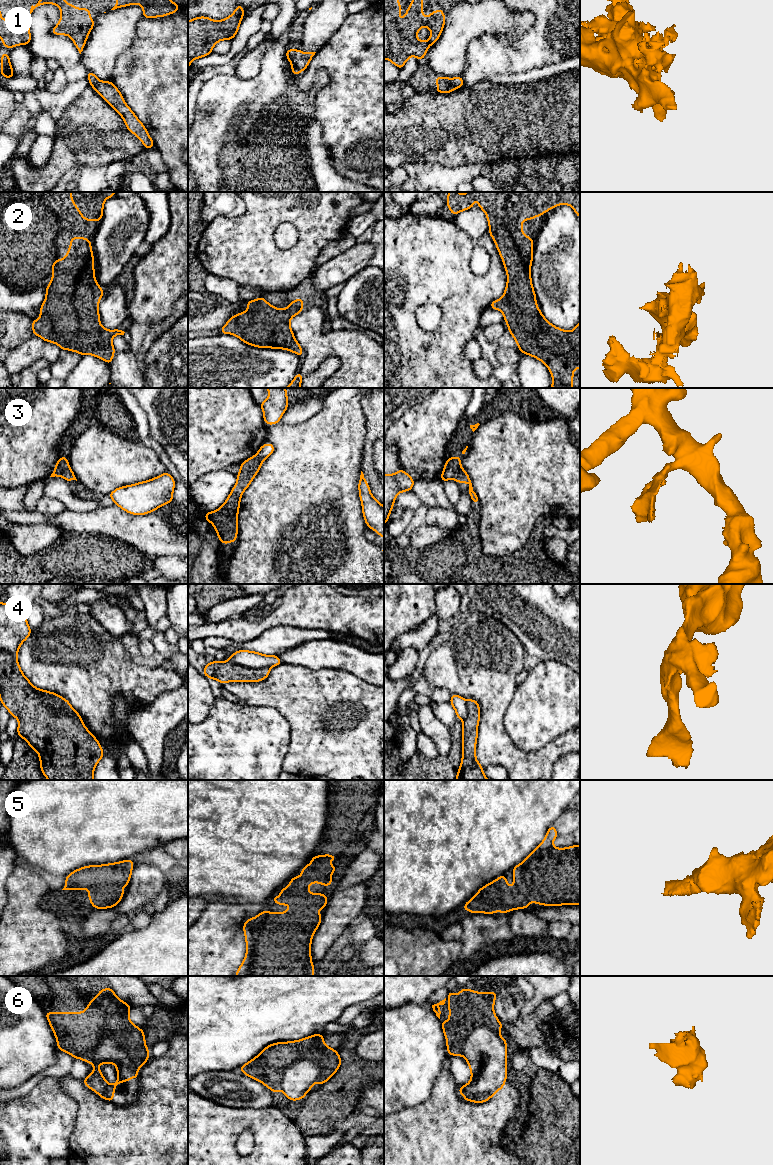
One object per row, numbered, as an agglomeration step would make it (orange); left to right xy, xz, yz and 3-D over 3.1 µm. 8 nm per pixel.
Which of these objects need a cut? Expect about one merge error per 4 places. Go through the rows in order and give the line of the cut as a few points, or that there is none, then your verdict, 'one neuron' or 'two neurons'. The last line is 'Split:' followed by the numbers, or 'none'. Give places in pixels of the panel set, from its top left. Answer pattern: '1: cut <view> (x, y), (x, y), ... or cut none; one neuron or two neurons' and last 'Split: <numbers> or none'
1: cut none; one neuron
2: cut none; one neuron
3: cut none; one neuron
4: cut xz (227, 660), (245, 667), (269, 668); two neurons
5: cut none; one neuron
6: cut none; one neuron
Split: 4

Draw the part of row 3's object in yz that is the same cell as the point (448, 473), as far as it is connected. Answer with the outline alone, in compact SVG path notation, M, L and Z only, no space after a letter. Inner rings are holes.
M459 456L448 458L448 460L445 462L445 466L443 468L440 479L442 482L454 479L458 483L468 483L469 494L472 499L472 503L480 503L477 494L473 490L469 475L461 467L461 458Z

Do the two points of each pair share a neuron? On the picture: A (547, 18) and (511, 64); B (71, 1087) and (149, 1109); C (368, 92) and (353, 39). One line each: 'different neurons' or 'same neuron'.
A: same neuron
B: same neuron
C: same neuron

